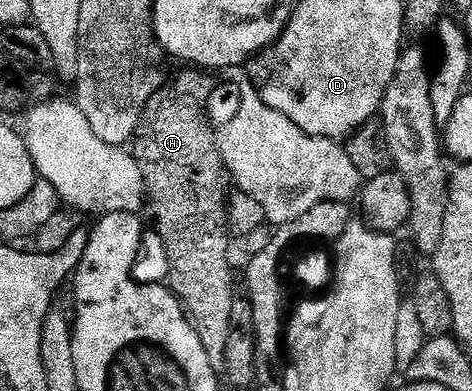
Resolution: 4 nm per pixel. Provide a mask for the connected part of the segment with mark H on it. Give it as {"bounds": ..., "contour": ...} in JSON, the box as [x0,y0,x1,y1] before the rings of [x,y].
{"bounds":[132,70,234,372],"contour":[[[186,70],[179,76],[165,81],[156,94],[144,106],[138,130],[132,141],[132,155],[142,171],[146,187],[145,203],[154,215],[154,232],[166,251],[166,264],[170,267],[168,287],[177,296],[190,317],[190,324],[208,354],[215,372],[226,371],[224,349],[228,346],[228,334],[234,326],[234,288],[230,285],[230,227],[226,217],[228,199],[228,173],[222,152],[218,149],[216,128],[210,125],[210,99],[214,96],[214,80],[209,71]]]}

